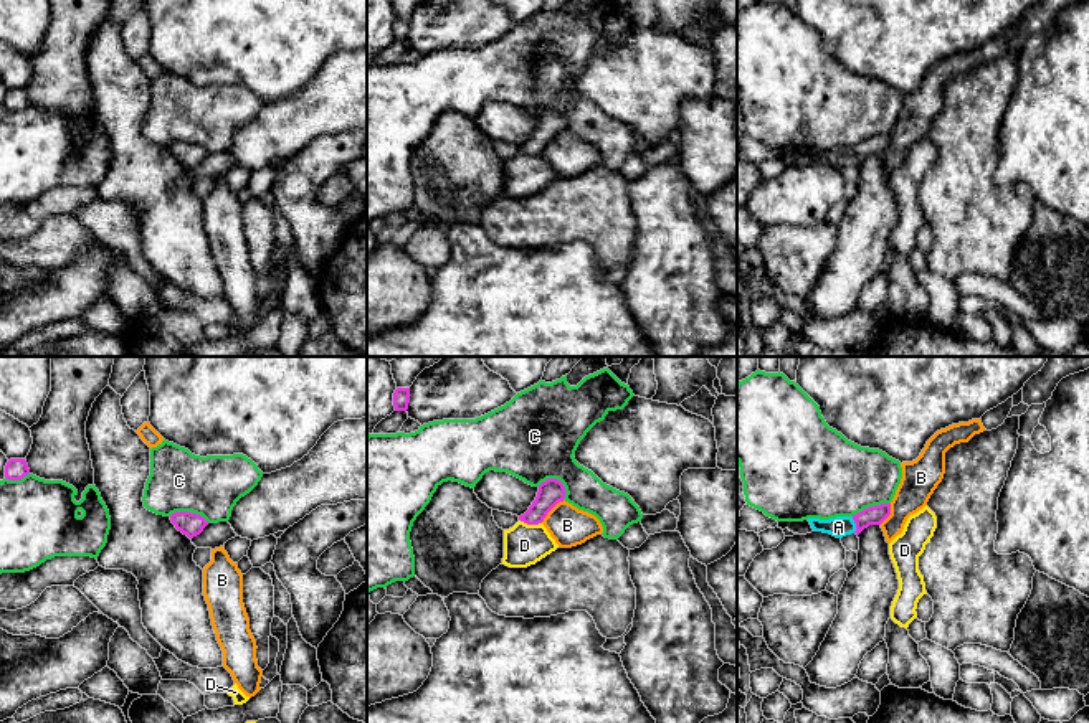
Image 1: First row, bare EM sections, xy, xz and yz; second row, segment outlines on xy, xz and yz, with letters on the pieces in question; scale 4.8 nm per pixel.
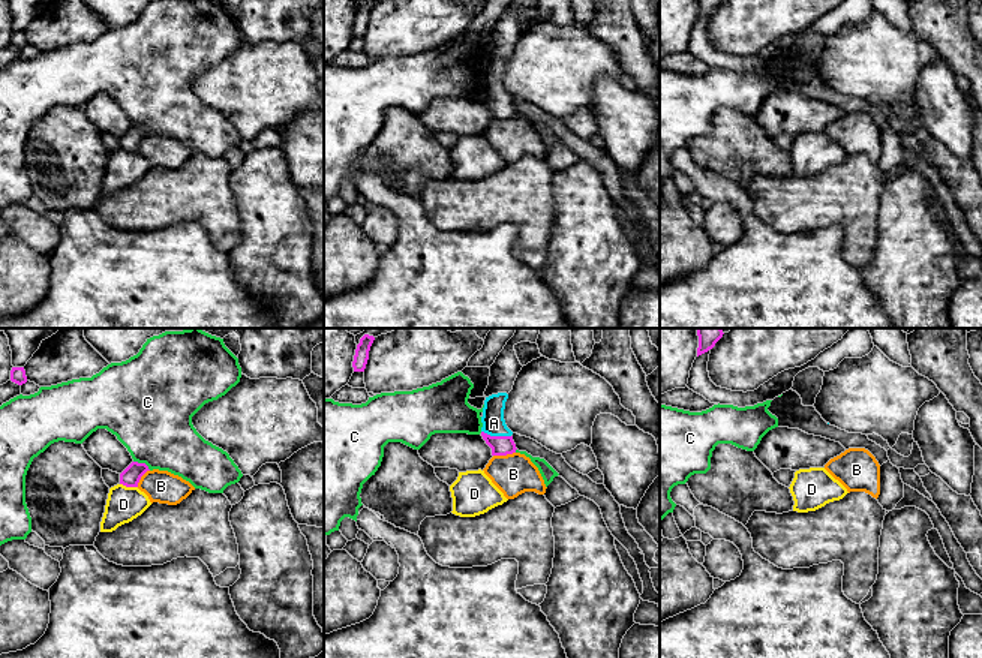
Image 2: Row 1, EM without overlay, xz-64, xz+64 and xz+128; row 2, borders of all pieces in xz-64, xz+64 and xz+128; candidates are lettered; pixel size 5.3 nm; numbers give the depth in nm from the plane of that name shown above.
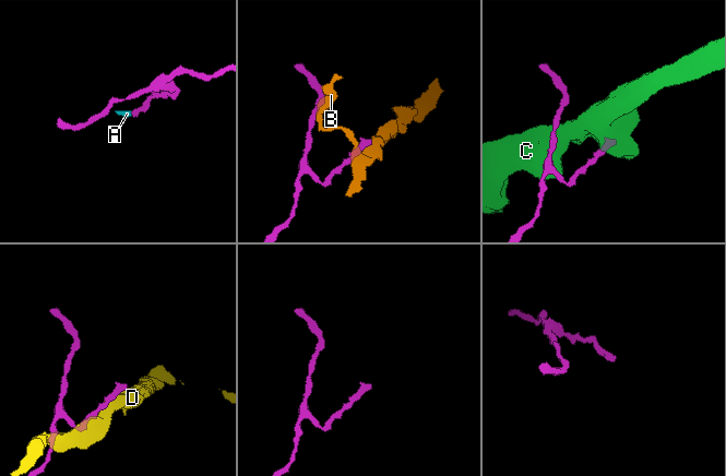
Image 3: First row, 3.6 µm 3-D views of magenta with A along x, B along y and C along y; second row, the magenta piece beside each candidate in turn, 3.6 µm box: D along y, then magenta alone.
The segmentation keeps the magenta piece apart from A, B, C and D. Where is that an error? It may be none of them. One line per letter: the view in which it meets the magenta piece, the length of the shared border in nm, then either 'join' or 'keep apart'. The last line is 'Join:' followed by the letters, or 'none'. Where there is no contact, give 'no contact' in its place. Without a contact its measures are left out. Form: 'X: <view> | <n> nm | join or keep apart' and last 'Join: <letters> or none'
A: yz | 80 nm | join
B: xz | 160 nm | keep apart
C: xz | 160 nm | keep apart
D: xz | 110 nm | keep apart
Join: A

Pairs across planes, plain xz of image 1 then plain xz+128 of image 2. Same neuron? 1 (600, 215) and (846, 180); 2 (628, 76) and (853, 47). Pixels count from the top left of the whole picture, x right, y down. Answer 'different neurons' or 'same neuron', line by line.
1: same neuron
2: same neuron

